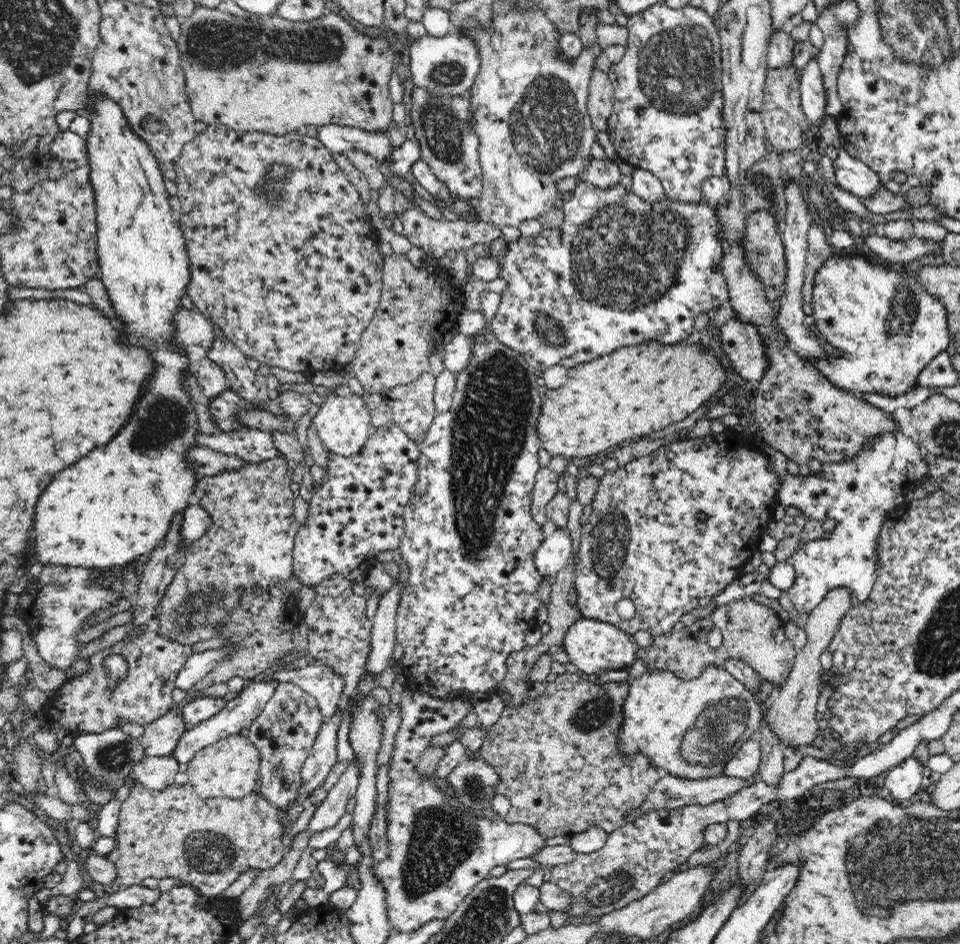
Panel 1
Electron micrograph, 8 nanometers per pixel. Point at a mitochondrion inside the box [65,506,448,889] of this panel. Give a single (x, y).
(197, 610)

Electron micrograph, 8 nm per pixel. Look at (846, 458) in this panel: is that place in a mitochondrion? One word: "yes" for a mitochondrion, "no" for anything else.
no

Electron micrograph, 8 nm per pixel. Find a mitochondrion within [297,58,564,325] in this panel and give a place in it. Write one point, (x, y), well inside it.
(442, 129)

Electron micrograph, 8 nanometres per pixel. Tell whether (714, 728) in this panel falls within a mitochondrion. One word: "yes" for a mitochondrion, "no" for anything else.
yes

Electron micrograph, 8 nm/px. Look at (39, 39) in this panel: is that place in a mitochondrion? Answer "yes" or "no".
yes

